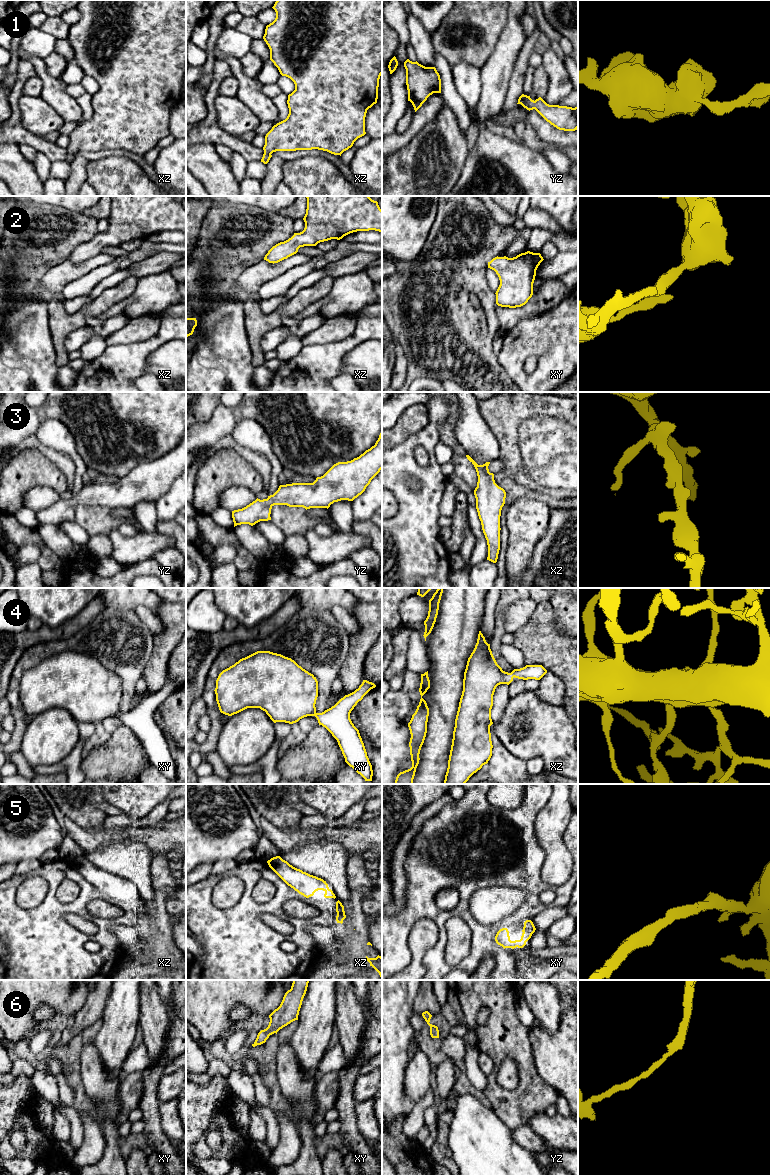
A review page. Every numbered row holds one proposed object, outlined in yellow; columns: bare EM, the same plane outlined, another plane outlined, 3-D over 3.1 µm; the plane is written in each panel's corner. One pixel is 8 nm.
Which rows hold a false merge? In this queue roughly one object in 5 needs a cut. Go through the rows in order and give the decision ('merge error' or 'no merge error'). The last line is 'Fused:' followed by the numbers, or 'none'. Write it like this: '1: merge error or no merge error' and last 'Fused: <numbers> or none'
1: no merge error
2: no merge error
3: no merge error
4: no merge error
5: no merge error
6: no merge error
Fused: none

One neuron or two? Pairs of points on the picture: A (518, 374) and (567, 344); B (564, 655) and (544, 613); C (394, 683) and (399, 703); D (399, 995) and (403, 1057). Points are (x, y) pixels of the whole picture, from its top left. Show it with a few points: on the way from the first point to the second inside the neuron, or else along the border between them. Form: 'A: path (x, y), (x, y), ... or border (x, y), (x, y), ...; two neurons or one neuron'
A: path (520, 358), (534, 344), (551, 344); one neuron
B: path (554, 645), (544, 635), (544, 623); one neuron
C: border (400, 689), (392, 692); two neurons
D: path (399, 1010), (399, 1042); one neuron

